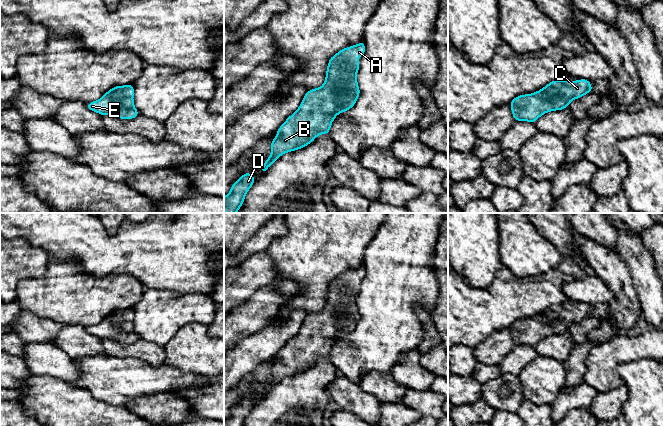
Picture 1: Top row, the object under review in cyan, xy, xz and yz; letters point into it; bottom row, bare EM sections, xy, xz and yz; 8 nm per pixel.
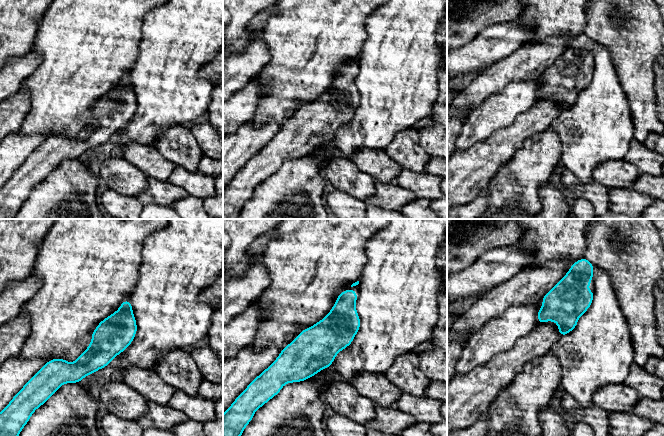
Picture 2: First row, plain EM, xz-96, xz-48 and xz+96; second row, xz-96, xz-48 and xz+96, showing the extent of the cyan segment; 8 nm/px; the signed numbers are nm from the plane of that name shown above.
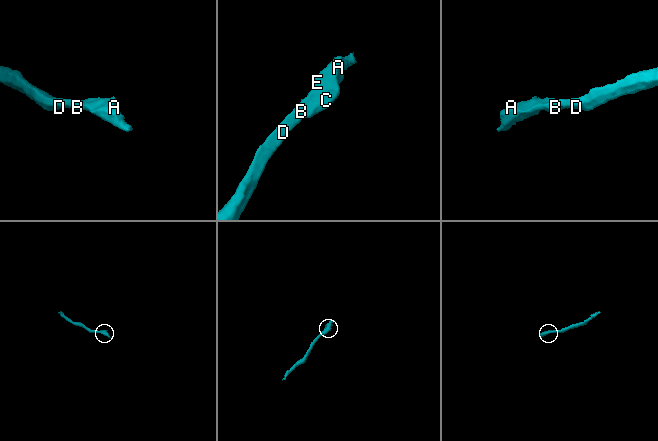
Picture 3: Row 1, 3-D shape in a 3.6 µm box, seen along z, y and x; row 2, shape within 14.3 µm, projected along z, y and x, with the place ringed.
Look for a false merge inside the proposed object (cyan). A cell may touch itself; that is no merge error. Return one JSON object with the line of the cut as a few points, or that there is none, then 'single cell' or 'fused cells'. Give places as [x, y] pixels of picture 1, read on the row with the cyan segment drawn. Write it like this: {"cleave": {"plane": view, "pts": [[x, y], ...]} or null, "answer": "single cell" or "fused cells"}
{"cleave": null, "answer": "single cell"}

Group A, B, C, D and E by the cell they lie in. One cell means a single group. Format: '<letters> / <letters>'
A B C D E

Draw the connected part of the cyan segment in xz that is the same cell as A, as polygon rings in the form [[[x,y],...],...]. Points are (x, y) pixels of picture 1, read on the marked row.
[[[361,41],[357,45],[340,50],[329,59],[323,86],[307,91],[298,110],[289,116],[277,130],[276,137],[270,143],[272,154],[264,161],[263,171],[266,171],[282,154],[304,148],[313,142],[319,134],[329,134],[331,123],[336,115],[351,109],[355,105],[360,95],[356,80],[360,62],[355,59],[362,57],[365,49],[365,43]]]

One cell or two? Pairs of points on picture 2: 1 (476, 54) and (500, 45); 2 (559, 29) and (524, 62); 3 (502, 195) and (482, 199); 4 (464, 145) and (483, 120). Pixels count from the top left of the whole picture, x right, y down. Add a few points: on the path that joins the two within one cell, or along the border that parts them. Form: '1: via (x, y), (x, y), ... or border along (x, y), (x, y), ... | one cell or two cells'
1: via (482, 52), (489, 46), (494, 45) | one cell
2: border along (570, 41), (562, 37), (547, 37), (528, 45) | two cells
3: border along (486, 187), (487, 208) | two cells
4: via (466, 139), (477, 126) | one cell

